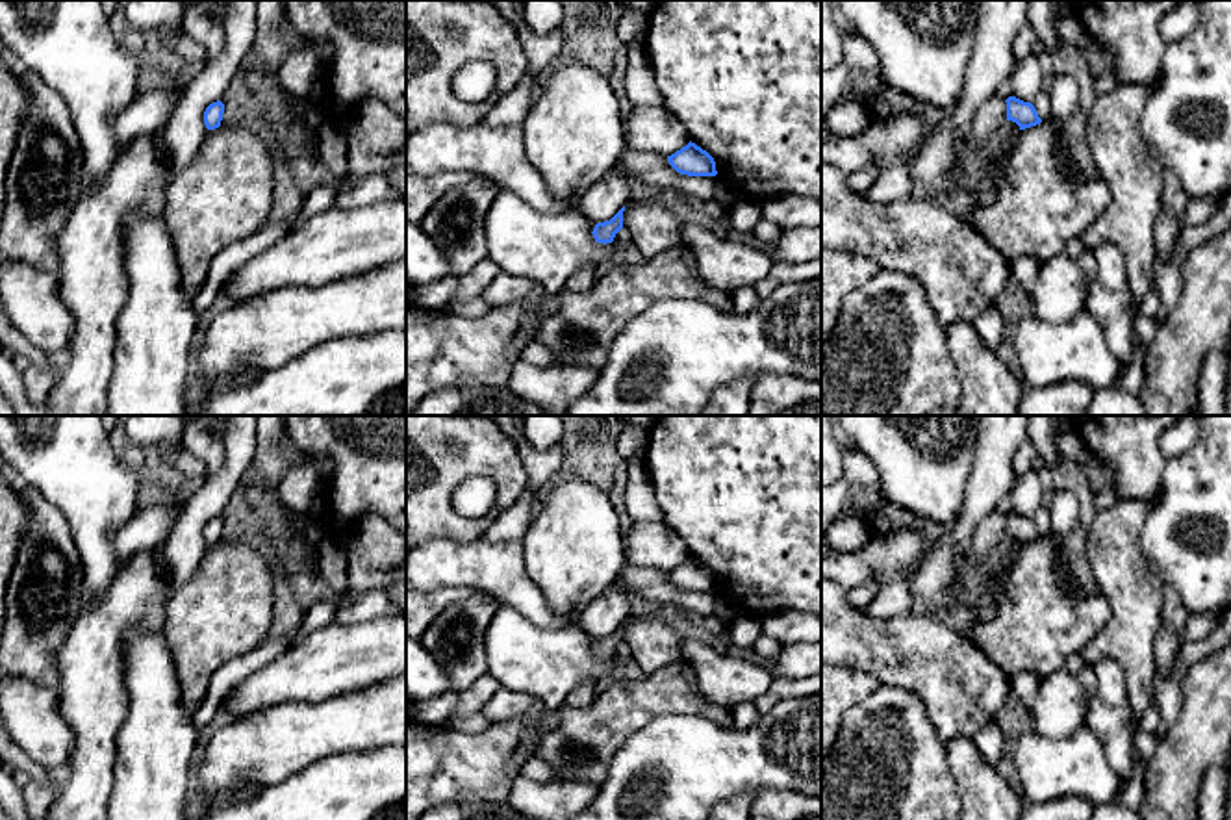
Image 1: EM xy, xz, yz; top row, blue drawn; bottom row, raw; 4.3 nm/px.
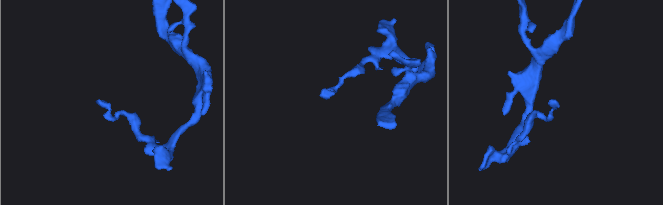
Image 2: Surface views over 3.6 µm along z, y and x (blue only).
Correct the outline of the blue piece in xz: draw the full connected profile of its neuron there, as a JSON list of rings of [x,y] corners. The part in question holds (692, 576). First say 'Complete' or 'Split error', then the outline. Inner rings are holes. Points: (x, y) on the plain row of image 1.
Complete. [[[692,557],[675,570],[667,571],[667,577],[680,590],[688,592],[717,590],[714,573]]]

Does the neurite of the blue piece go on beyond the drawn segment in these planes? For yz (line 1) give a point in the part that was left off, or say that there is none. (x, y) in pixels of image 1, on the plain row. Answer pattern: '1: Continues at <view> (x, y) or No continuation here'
1: No continuation here

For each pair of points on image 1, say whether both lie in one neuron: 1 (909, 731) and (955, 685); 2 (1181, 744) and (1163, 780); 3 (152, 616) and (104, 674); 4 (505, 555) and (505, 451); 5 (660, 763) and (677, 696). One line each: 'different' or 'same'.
1: different
2: same
3: same
4: different
5: different

